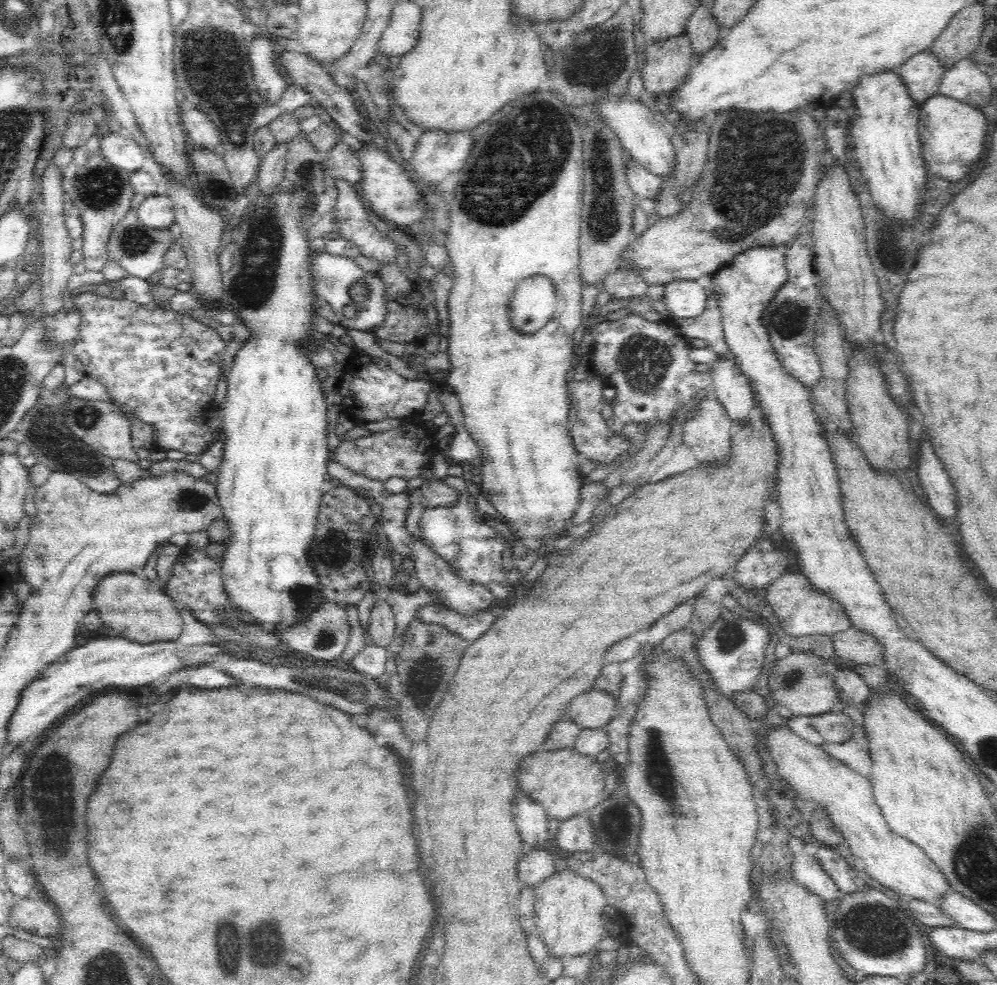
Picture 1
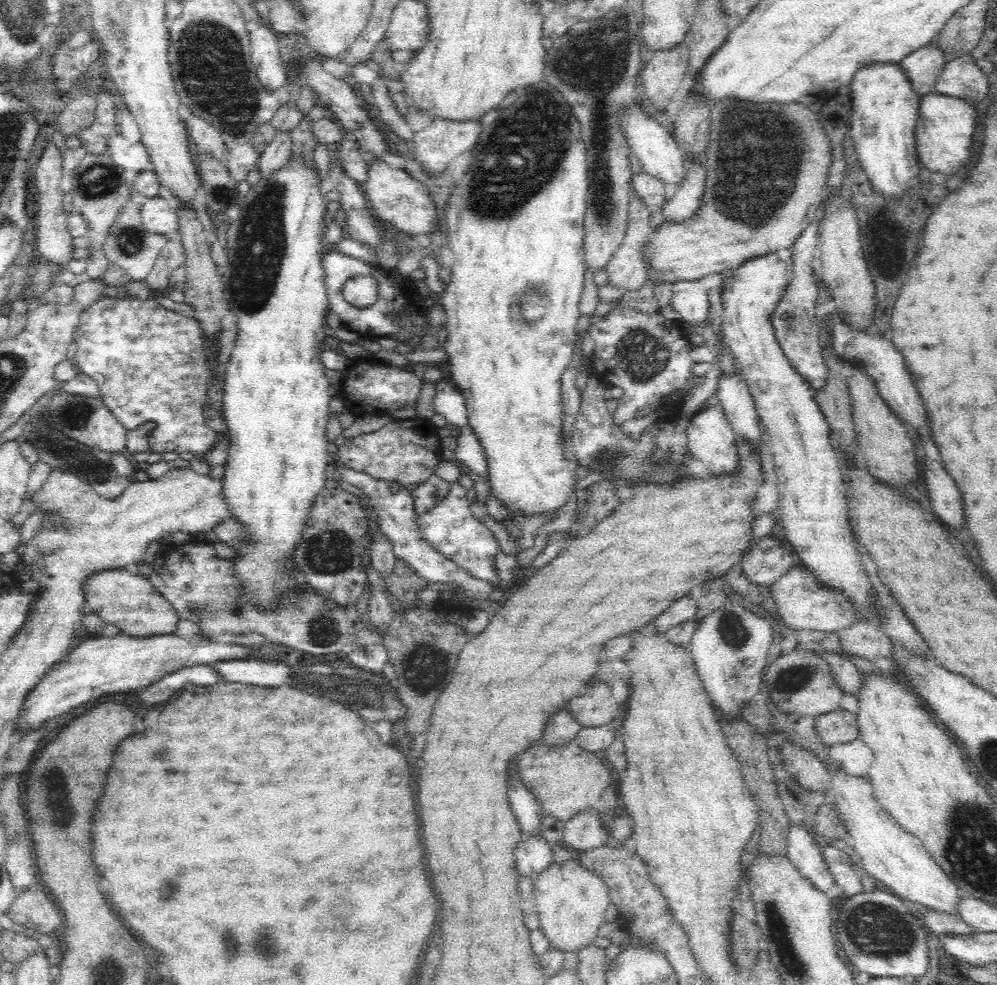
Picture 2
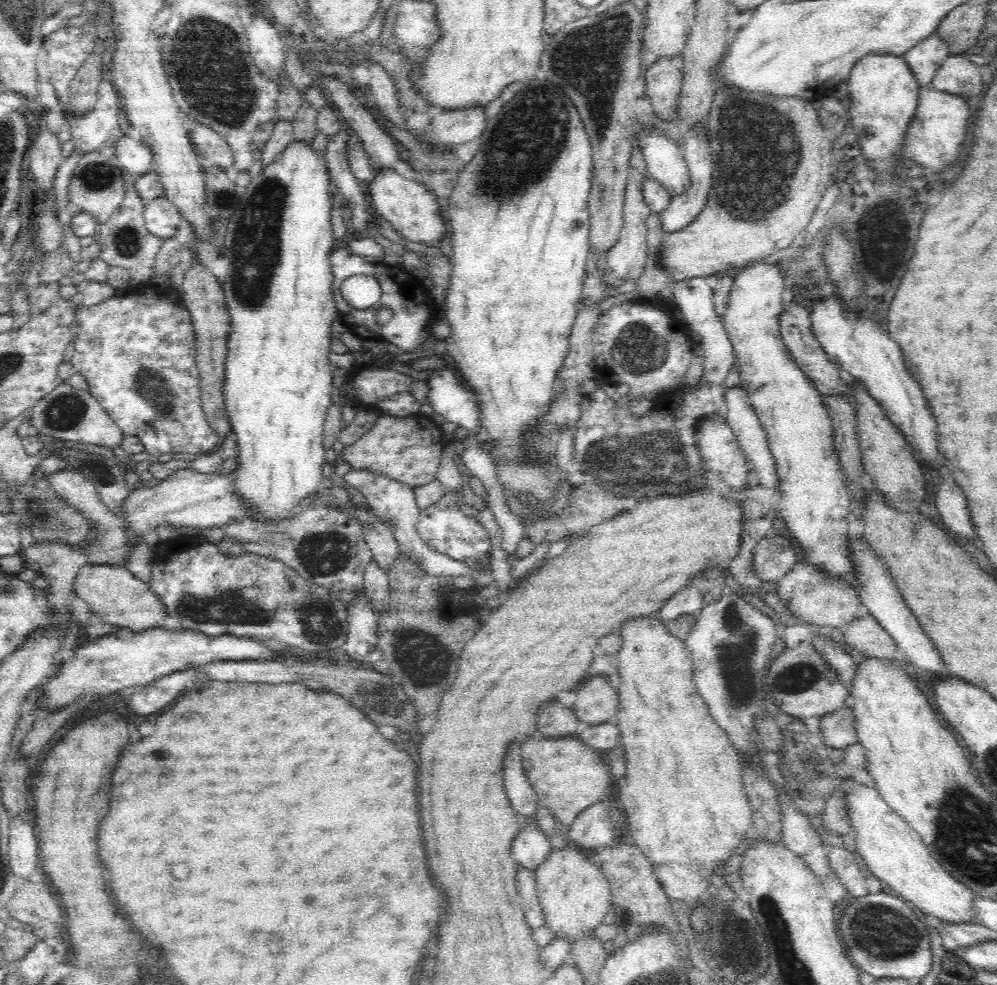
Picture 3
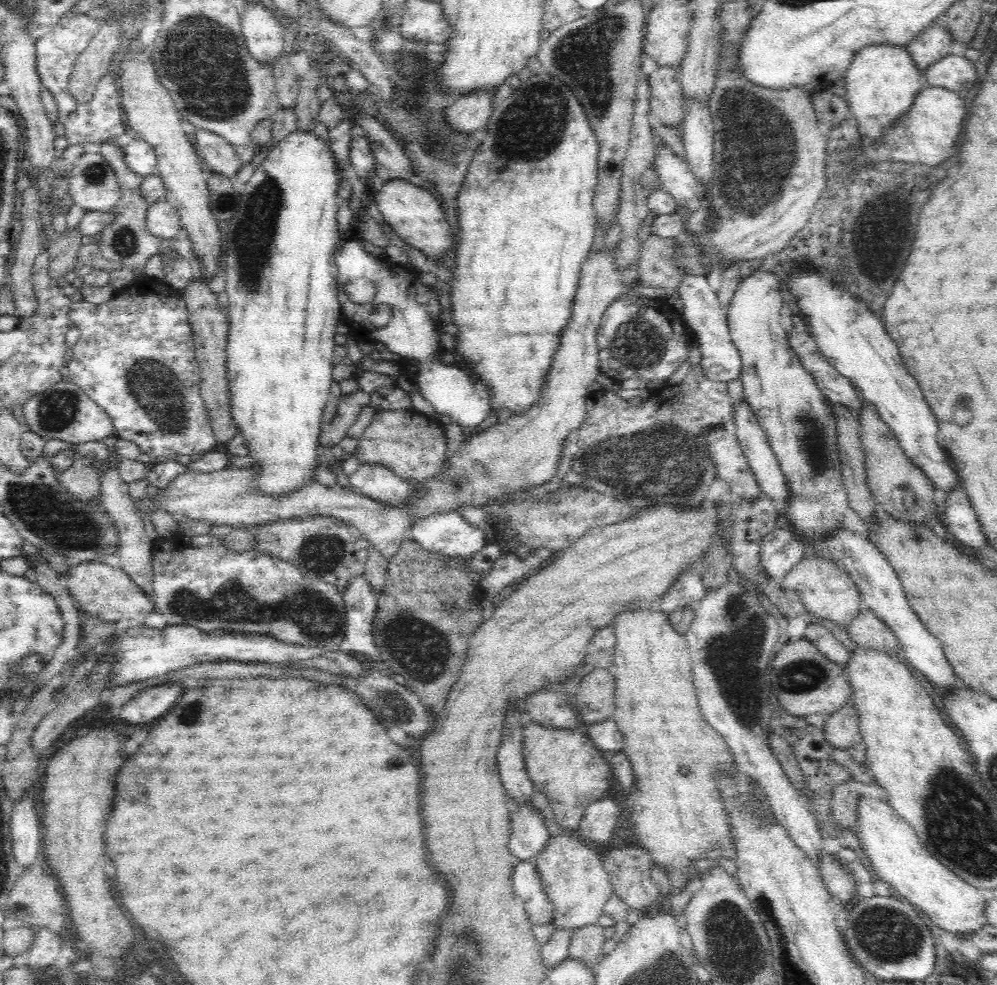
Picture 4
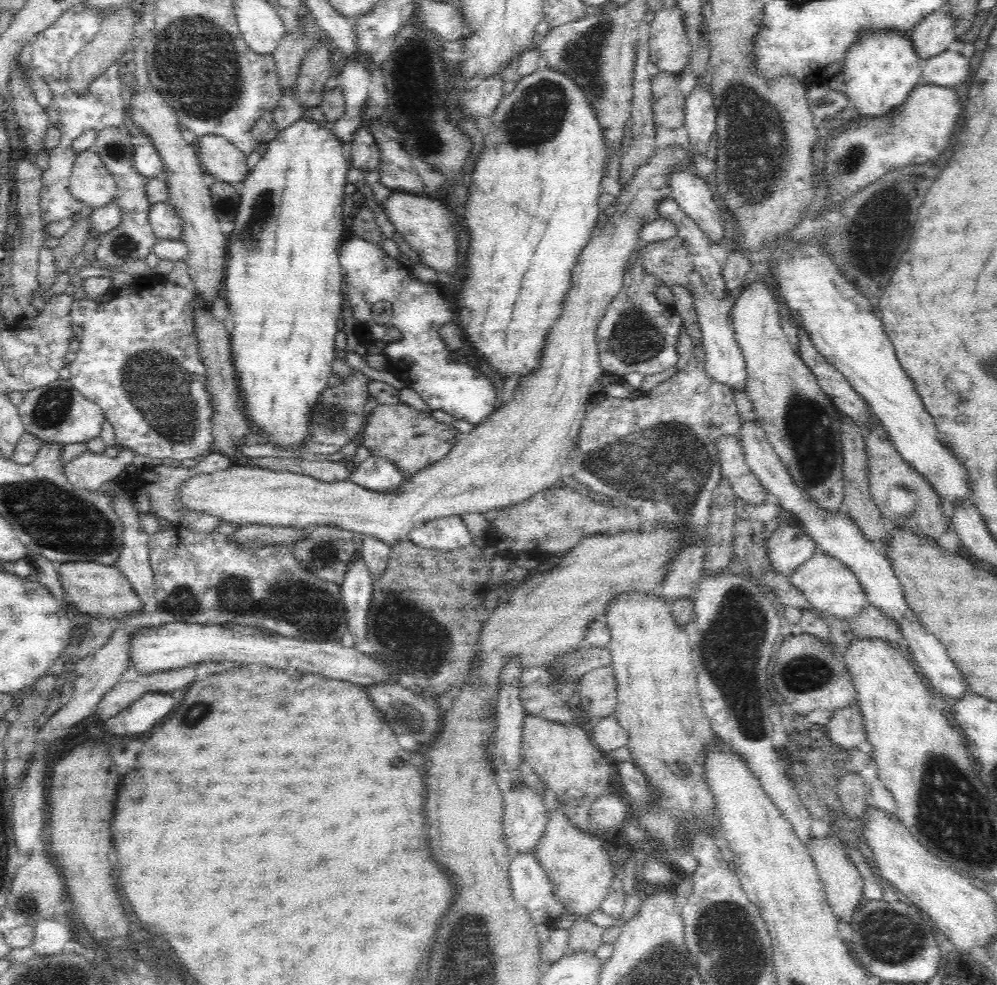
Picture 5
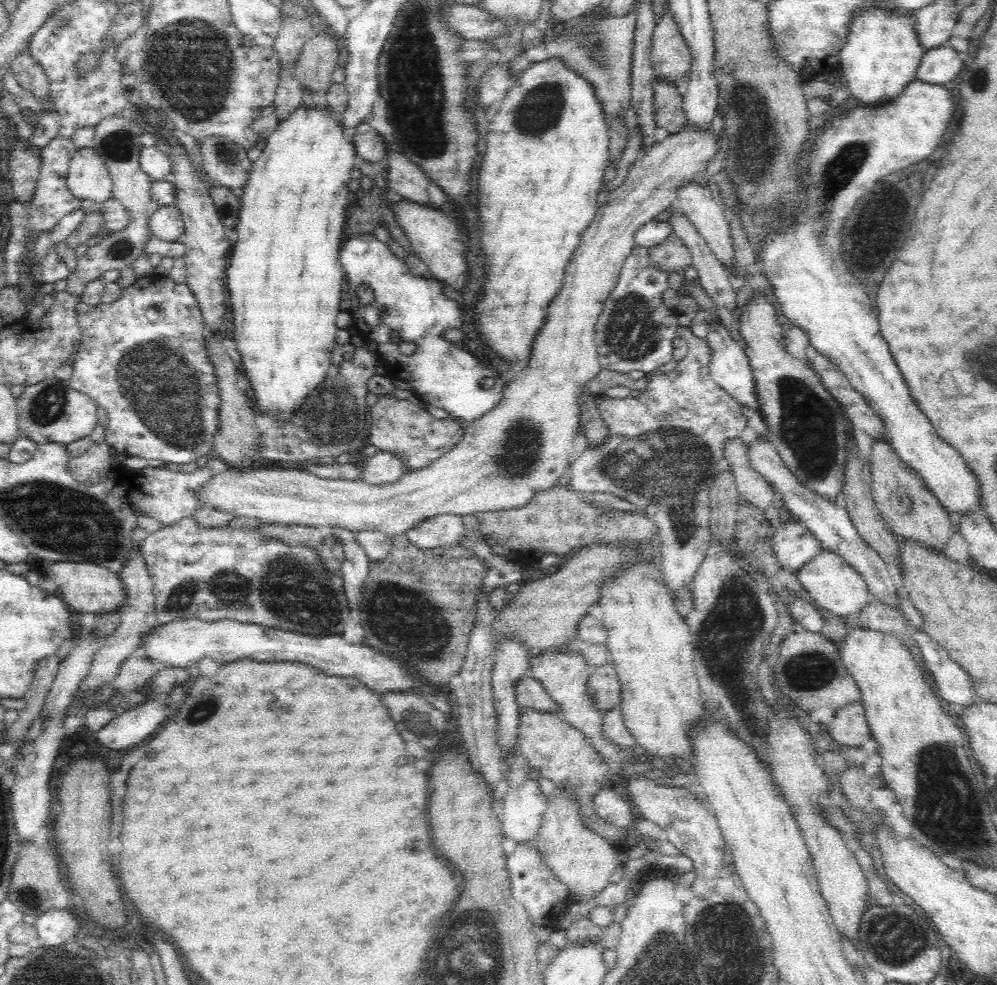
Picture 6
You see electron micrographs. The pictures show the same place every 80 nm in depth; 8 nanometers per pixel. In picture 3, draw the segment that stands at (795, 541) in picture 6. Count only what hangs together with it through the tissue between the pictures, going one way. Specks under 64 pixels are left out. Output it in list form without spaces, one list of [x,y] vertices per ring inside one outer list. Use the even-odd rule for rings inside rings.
[[[788,536],[760,539],[752,552],[752,571],[762,582],[775,583],[799,561],[800,554]]]

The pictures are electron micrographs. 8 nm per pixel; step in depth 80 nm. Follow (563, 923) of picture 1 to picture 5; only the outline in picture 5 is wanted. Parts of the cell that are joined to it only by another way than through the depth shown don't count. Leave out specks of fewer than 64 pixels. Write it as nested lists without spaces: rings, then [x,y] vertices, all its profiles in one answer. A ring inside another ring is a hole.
[[[557,809],[549,815],[546,836],[540,840],[536,857],[554,887],[554,895],[568,914],[569,925],[578,921],[589,921],[594,910],[611,893],[613,867],[612,851],[608,840],[590,836],[575,828],[565,813]]]

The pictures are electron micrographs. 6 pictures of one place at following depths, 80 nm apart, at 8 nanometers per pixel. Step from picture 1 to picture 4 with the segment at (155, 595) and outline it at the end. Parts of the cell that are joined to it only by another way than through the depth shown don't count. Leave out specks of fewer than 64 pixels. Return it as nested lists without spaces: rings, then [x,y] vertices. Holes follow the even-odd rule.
[[[86,561],[69,570],[65,579],[67,590],[74,600],[80,602],[82,610],[89,616],[98,616],[103,621],[116,623],[134,620],[144,627],[148,617],[156,610],[152,592],[144,592],[121,568],[111,567],[98,561]]]

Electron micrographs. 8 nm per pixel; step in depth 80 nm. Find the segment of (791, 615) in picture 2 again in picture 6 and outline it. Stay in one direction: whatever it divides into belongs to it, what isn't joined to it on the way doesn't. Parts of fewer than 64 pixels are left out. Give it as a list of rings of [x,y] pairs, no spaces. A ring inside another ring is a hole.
[[[821,550],[794,575],[806,594],[810,595],[813,606],[819,611],[828,611],[832,616],[848,617],[873,602],[864,579],[841,556],[833,552]]]

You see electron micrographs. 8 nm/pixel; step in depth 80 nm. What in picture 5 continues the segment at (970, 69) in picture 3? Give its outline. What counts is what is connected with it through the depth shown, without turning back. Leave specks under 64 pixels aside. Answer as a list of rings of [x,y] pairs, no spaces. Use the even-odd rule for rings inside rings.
[[[941,52],[921,64],[921,80],[928,85],[956,88],[968,82],[972,74],[968,61],[961,53]]]

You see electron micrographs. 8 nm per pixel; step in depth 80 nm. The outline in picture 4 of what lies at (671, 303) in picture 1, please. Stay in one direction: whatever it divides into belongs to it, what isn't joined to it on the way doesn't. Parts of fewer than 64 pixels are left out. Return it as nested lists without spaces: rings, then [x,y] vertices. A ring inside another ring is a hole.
[[[685,276],[675,289],[683,302],[683,313],[680,316],[687,325],[690,334],[696,338],[694,342],[702,354],[701,370],[706,379],[727,383],[738,378],[741,359],[734,343],[732,343],[727,318],[727,309],[718,305],[716,291],[710,289],[706,276]]]

